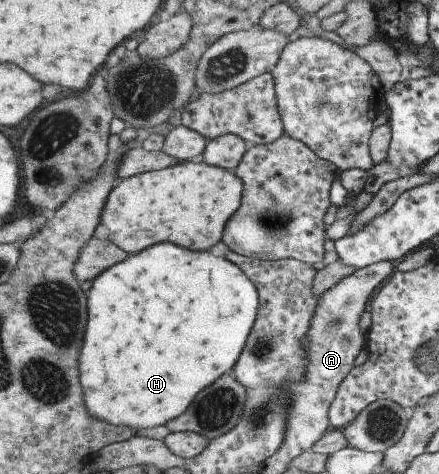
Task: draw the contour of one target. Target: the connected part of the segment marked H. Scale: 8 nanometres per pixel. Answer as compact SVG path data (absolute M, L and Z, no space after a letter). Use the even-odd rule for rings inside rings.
M171 243L131 254L101 273L87 295L89 327L79 363L87 409L97 419L138 431L177 419L203 389L237 366L261 307L256 284L226 255L193 253Z

